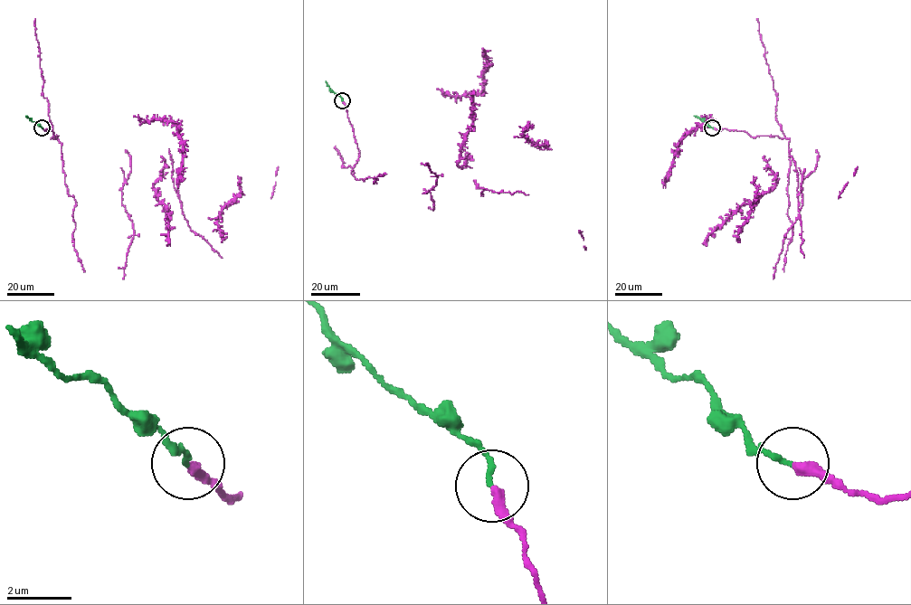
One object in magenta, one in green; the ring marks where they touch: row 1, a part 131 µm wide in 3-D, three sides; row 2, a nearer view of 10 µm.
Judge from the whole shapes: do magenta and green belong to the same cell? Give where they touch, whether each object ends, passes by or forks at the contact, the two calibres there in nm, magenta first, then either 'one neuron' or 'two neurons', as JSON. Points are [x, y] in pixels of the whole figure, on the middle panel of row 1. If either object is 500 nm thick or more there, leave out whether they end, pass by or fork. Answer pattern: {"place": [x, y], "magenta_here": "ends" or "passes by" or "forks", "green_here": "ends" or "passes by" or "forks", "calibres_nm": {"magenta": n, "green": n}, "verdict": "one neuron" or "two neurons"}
{"place": [342, 100], "magenta_here": "ends", "green_here": "ends", "calibres_nm": {"magenta": 320, "green": 150}, "verdict": "one neuron"}

